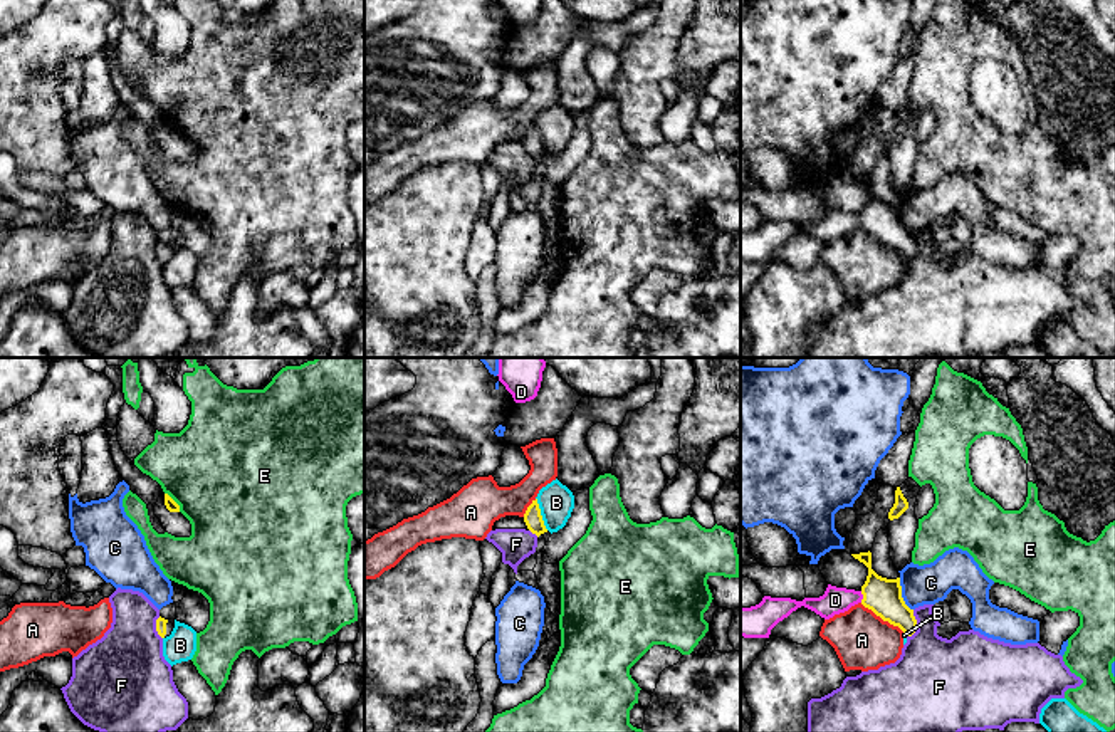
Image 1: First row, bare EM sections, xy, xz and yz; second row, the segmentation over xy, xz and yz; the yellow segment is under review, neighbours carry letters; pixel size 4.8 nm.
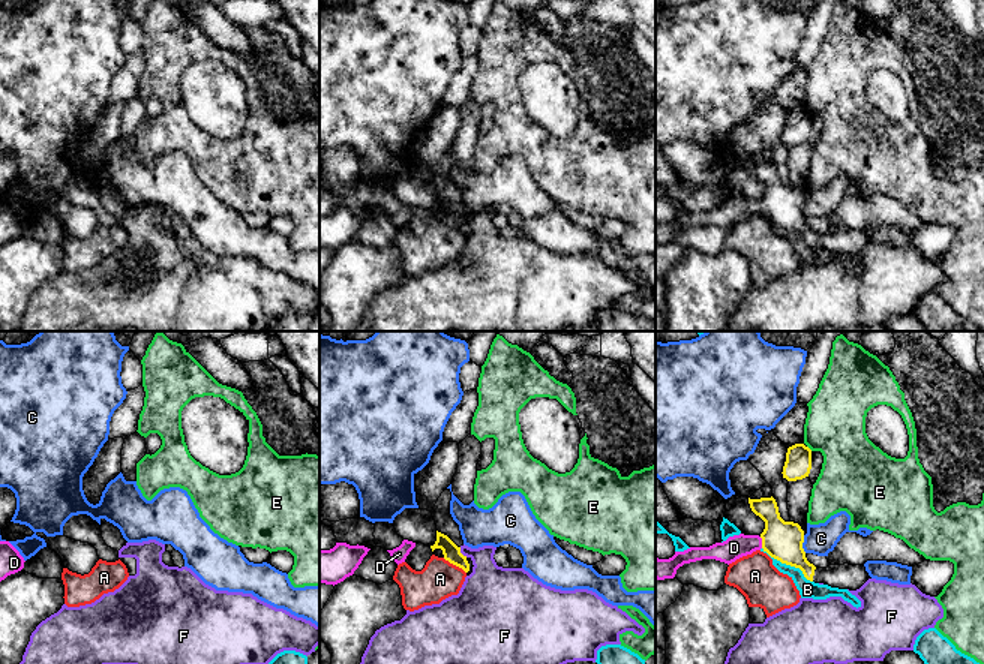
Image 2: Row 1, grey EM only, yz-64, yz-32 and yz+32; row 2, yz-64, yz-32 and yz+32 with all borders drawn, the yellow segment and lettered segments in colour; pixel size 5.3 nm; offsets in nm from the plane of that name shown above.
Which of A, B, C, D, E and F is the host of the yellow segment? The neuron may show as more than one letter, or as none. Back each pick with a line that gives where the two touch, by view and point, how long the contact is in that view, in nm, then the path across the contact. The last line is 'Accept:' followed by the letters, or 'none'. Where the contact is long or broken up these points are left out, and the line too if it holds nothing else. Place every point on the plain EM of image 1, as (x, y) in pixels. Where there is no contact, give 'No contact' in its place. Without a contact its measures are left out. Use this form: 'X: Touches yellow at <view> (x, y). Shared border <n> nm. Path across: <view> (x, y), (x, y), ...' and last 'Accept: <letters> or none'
D: Touches yellow at yz (863, 220). Shared border 60 nm. Path across: yz (884, 220), (863, 220), (835, 224)
Accept: D

